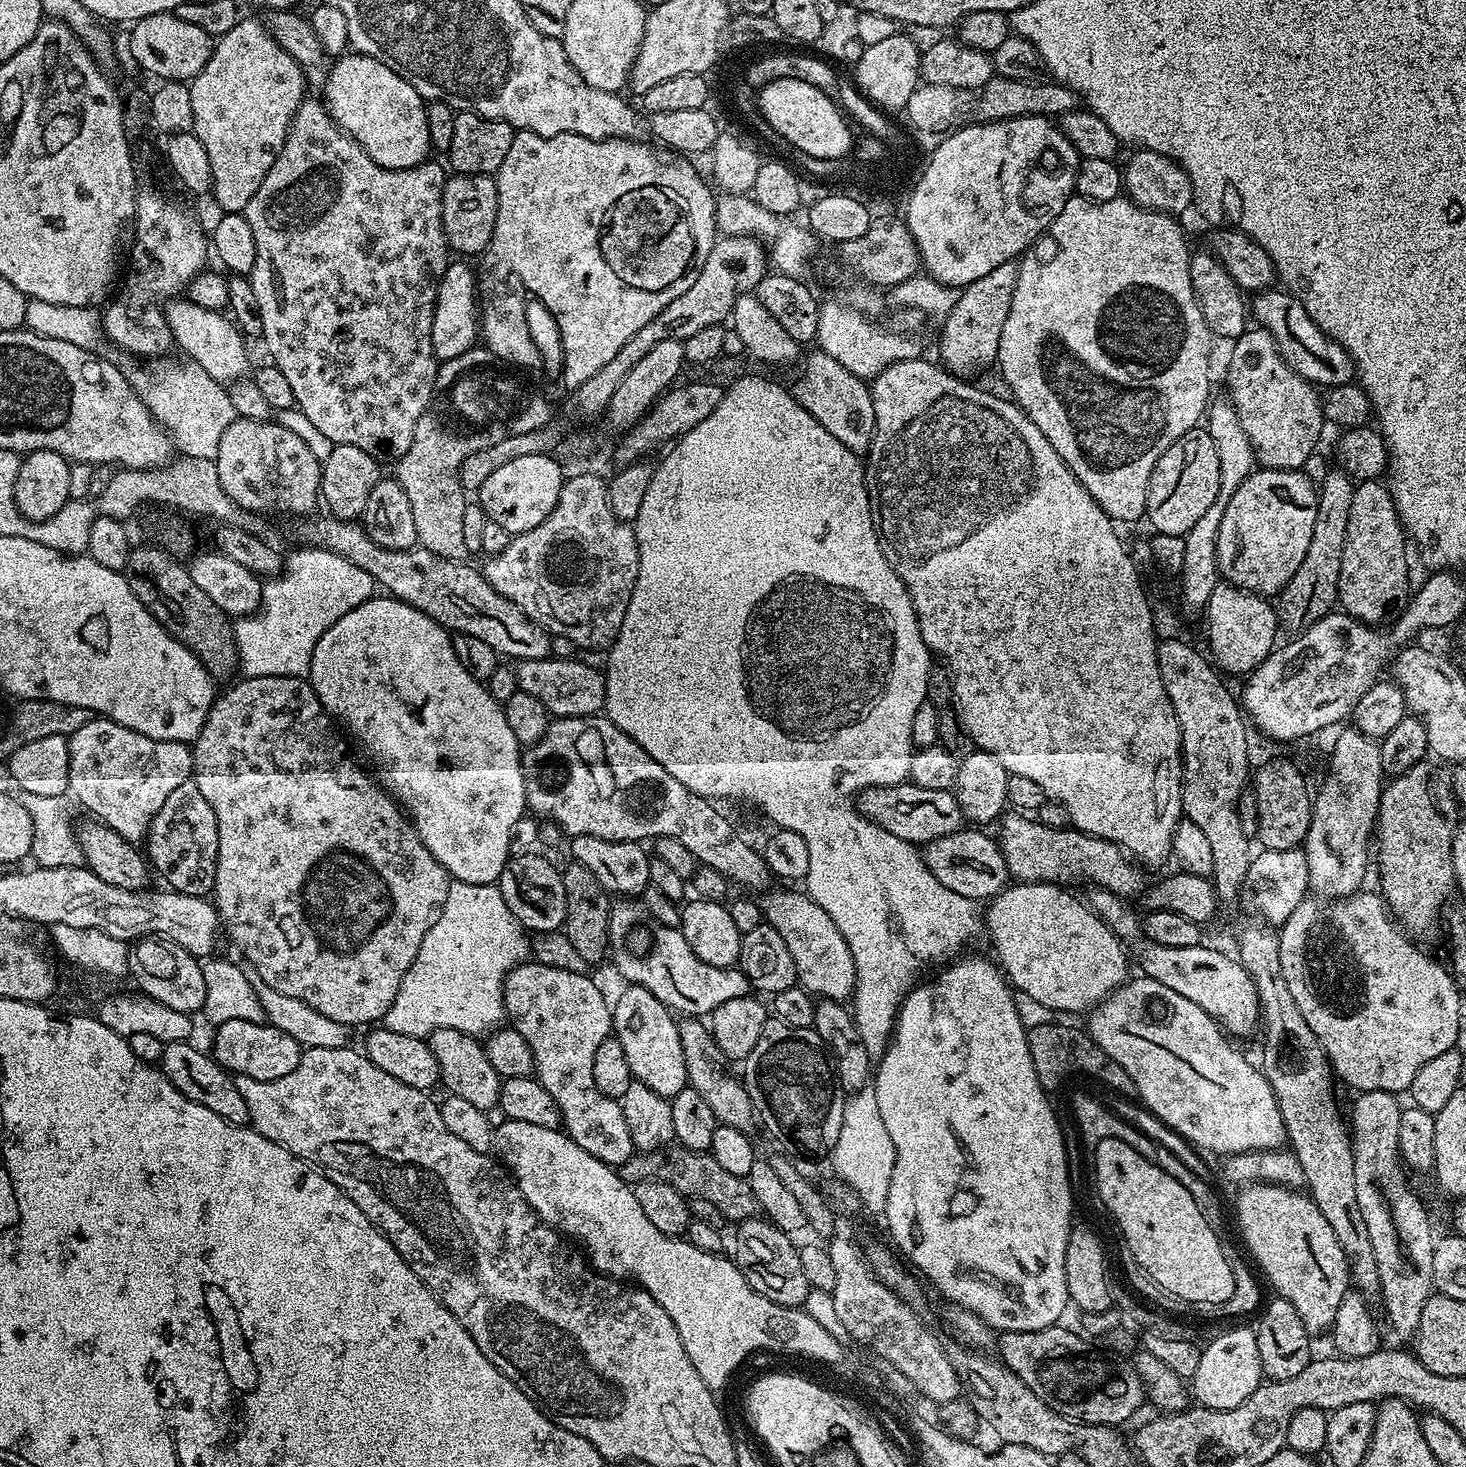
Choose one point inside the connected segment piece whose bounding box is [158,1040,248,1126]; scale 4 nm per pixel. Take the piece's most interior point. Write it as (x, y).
(194, 1073)

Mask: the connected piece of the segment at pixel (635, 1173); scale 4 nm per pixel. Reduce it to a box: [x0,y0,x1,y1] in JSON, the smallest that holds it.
[618,1146,760,1222]

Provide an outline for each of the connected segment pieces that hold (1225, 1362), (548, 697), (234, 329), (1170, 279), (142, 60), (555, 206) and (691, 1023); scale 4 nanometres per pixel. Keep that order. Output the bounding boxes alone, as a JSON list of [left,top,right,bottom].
[[1190,1327,1263,1410],[514,659,605,718],[164,298,249,383],[995,194,1214,522],[130,11,213,82],[493,130,718,390],[678,1018,754,1133]]

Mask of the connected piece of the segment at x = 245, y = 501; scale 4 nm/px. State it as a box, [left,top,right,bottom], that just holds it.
[216,420,322,518]

